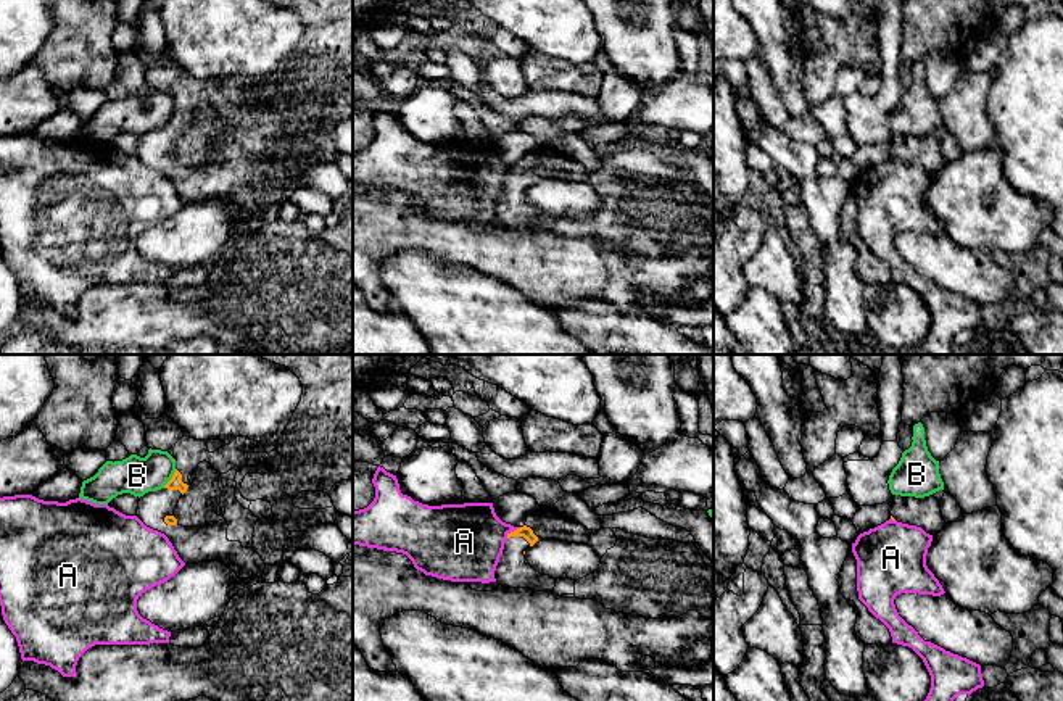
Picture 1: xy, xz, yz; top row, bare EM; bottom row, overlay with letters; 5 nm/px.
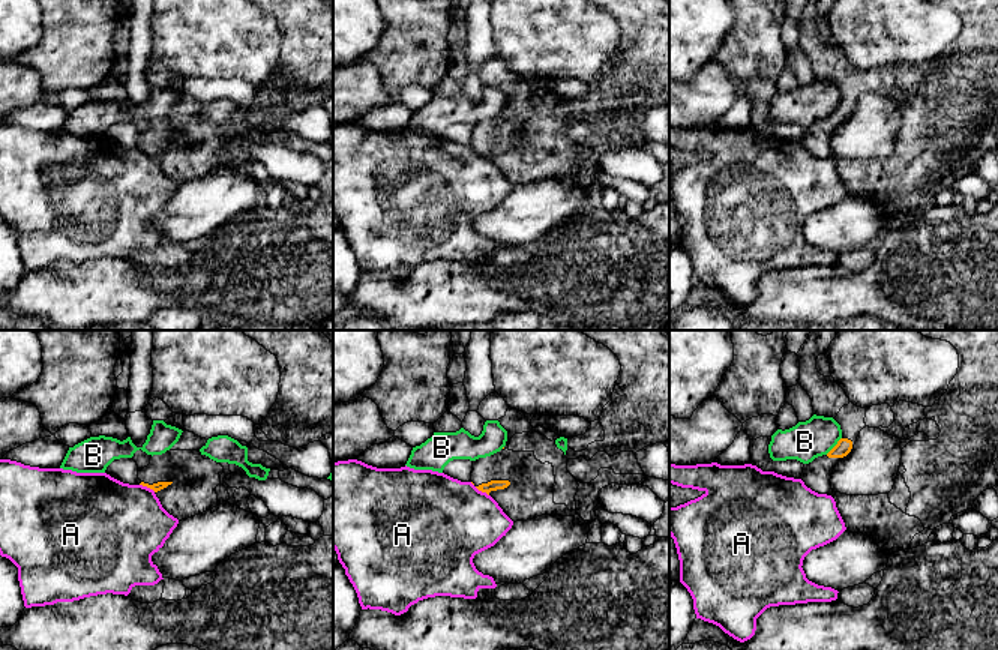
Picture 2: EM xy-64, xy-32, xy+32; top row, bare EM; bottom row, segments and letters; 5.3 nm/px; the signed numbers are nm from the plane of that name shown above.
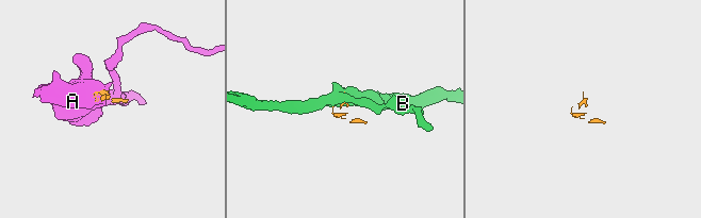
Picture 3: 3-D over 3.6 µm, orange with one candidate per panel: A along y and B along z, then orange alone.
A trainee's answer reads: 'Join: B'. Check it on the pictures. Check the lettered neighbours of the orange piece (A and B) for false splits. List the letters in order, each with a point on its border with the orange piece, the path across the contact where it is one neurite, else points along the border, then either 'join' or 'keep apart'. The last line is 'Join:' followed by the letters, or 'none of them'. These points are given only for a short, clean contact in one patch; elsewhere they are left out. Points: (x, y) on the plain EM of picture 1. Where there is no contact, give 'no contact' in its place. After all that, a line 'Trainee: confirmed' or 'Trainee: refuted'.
A: meets orange in xz at (514, 170); border along xz (521, 166), (506, 176); keep apart
B: meets orange in xy at (171, 118); border along xy (176, 108), (163, 126); keep apart
Join: none of them
Trainee: refuted

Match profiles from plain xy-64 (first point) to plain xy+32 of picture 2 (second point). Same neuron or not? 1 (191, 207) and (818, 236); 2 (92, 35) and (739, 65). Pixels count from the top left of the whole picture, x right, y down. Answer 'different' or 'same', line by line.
1: same
2: same

